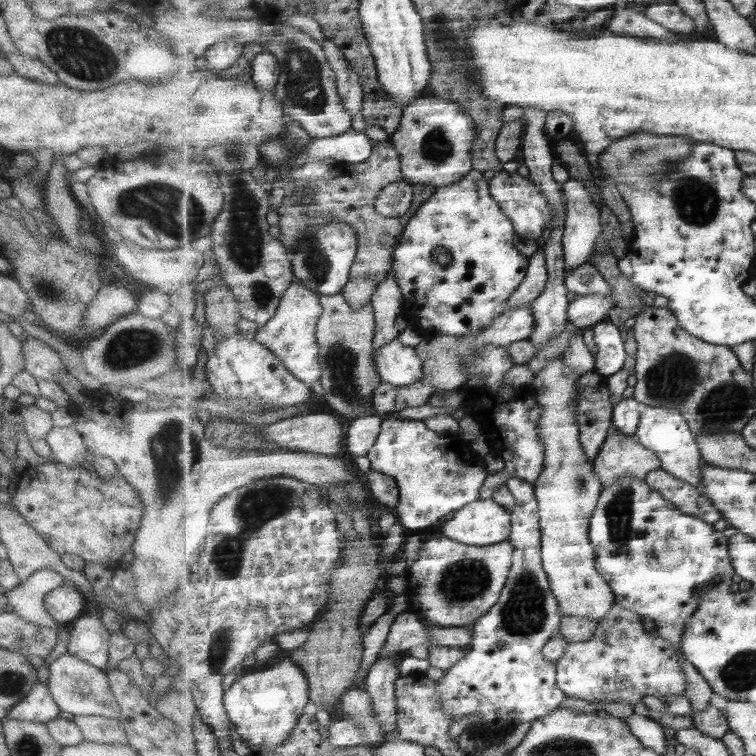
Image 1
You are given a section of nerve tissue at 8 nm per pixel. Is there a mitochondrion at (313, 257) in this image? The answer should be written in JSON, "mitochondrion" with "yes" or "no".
{"mitochondrion":"yes"}

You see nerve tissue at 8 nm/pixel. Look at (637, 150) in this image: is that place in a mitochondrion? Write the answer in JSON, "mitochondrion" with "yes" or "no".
{"mitochondrion":"yes"}

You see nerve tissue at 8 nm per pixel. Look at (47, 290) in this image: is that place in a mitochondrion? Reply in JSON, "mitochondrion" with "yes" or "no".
{"mitochondrion":"yes"}

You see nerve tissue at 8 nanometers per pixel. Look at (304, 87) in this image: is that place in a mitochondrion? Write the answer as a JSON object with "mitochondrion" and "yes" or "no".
{"mitochondrion":"yes"}

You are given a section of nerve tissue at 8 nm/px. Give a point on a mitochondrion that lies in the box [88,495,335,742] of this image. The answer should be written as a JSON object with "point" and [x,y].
{"point":[219,648]}

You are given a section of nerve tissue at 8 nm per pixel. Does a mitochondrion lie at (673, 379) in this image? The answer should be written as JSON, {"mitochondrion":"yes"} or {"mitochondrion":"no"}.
{"mitochondrion":"yes"}

